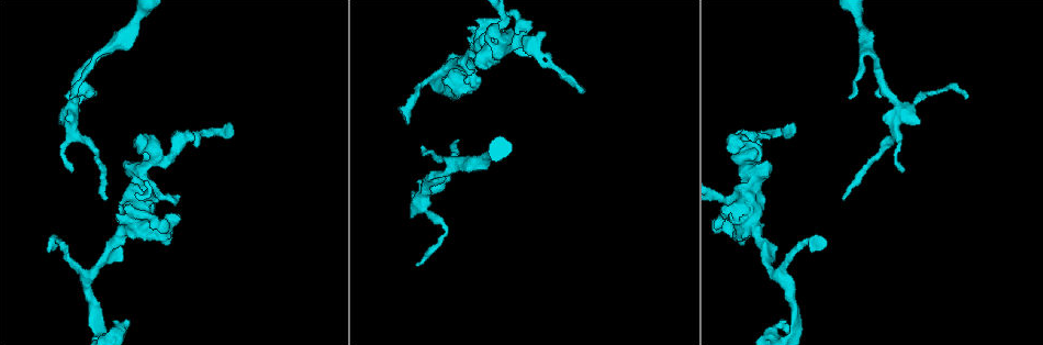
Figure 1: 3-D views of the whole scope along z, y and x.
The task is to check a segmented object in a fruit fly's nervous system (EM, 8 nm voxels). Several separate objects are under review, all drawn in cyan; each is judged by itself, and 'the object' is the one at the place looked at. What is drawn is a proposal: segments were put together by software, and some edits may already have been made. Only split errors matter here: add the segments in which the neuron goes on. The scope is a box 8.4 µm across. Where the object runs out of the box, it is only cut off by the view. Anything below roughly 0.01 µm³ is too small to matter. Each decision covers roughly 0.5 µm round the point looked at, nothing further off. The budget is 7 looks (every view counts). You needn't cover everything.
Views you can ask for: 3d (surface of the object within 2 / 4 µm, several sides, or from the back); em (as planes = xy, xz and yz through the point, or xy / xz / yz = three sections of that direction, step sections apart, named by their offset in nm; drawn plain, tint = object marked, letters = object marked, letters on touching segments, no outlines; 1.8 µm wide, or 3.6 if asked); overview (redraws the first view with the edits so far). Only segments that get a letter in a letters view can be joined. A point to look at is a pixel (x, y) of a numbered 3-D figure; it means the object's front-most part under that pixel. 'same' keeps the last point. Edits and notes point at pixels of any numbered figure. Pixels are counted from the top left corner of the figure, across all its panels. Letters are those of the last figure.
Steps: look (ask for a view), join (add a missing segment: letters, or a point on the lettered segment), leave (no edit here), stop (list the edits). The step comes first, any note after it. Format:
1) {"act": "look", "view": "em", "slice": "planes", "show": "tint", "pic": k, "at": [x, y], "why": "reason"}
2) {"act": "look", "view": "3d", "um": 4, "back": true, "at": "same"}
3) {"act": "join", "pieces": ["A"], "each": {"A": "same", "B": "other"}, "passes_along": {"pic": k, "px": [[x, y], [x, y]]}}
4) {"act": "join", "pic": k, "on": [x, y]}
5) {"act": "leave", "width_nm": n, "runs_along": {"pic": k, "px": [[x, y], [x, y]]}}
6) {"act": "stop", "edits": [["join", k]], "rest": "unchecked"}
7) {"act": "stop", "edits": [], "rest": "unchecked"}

{"act": "look", "view": "em", "slice": "planes", "show": "letters", "pic": 1, "at": [155, 158], "why": "three arms meet"}

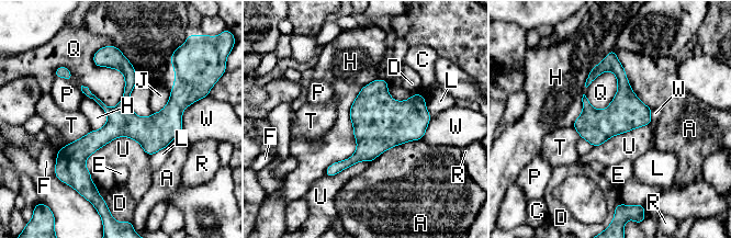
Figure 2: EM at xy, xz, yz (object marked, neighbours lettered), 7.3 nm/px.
{"act": "leave", "each": {"A": "other", "C": "other", "D": "other", "E": "other", "F": "other", "H": "other", "J": "other", "L": "other", "P": "other", "Q": "other", "R": "other", "T": "other", "U": "other", "W": "other"}, "runs_along": {"pic": 2, "px": [[114, 57], [128, 89], [80, 156], [88, 180]]}, "found": "none of them fits"}

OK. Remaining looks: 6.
{"act": "look", "view": "3d", "um": 2, "pic": 1, "at": [468, 84], "why": "free end"}

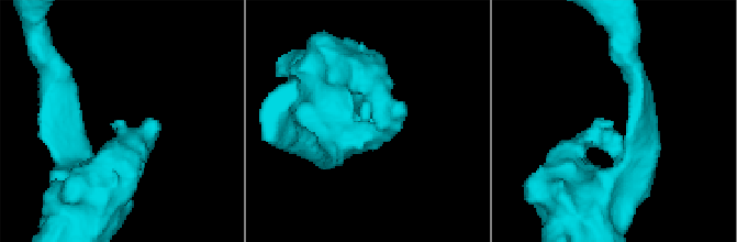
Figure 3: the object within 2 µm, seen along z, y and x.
{"act": "look", "view": "em", "slice": "planes", "show": "letters", "pic": 3, "at": [116, 120], "why": "need the tissue"}

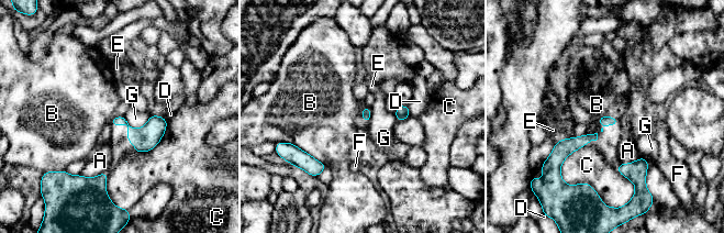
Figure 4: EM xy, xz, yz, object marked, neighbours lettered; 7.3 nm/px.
{"act": "leave", "longest_contact_nm": ["C", 340], "each": {"A": "other", "B": "other", "C": "other", "D": "other", "E": "other", "F": "other", "G": "other"}, "border": {"pic": 4, "px": [[291, 142], [326, 166]]}, "found": "no lettered segment goes on from it"}

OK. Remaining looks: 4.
{"act": "look", "view": "em", "slice": "planes", "show": "letters", "pic": 1, "at": [842, 196], "why": "tapers out"}

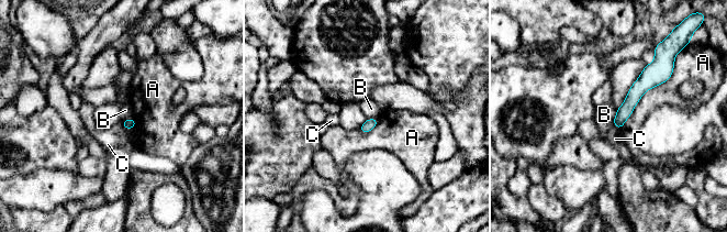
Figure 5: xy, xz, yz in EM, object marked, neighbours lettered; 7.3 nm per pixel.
{"act": "leave", "each": {"A": "other", "B": "other", "C": "other"}, "runs_along": {"pic": 5, "px": [[655, 66], [618, 124]]}, "found": "none of them fits"}

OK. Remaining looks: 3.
{"act": "stop", "edits": [], "rest": "unchecked"}

